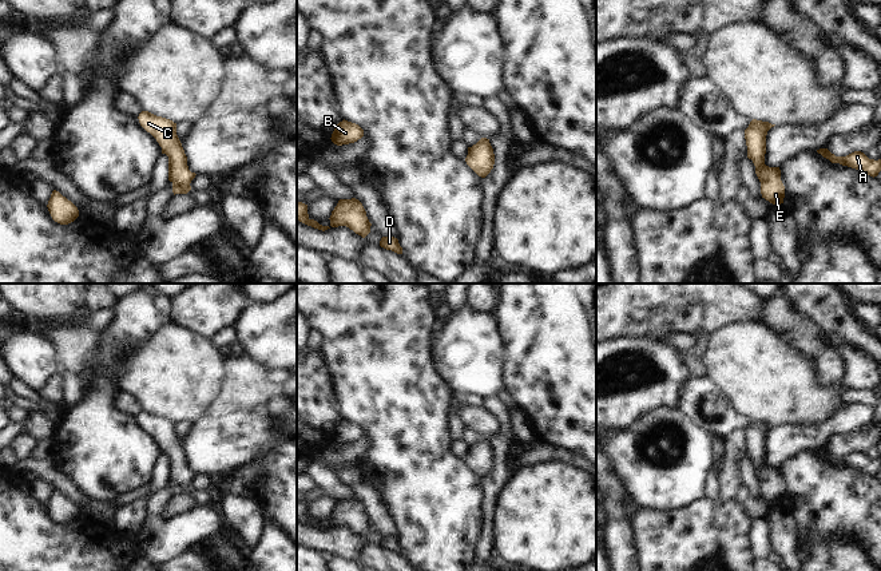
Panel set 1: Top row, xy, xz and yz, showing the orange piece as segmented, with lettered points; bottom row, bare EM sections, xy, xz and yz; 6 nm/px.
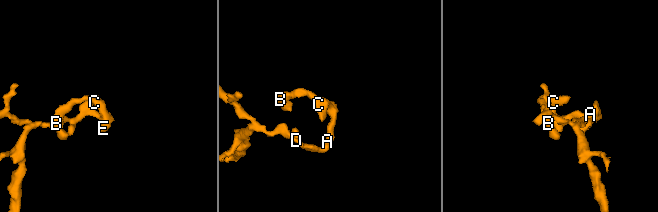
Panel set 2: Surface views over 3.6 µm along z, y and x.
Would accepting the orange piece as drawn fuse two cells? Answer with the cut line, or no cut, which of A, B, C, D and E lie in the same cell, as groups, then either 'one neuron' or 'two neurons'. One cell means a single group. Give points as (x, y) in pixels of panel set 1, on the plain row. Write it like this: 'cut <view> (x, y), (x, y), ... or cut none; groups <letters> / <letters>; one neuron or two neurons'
cut none; groups A B C D E; one neuron

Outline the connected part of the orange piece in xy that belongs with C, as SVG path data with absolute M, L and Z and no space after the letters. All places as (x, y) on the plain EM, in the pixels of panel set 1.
M142 411L138 419L140 425L156 439L162 453L168 456L168 480L172 483L174 495L187 493L197 473L188 469L187 456L176 435L176 423L148 411Z

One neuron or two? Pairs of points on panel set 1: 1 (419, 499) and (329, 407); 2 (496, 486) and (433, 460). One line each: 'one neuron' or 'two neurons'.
1: two neurons
2: two neurons

